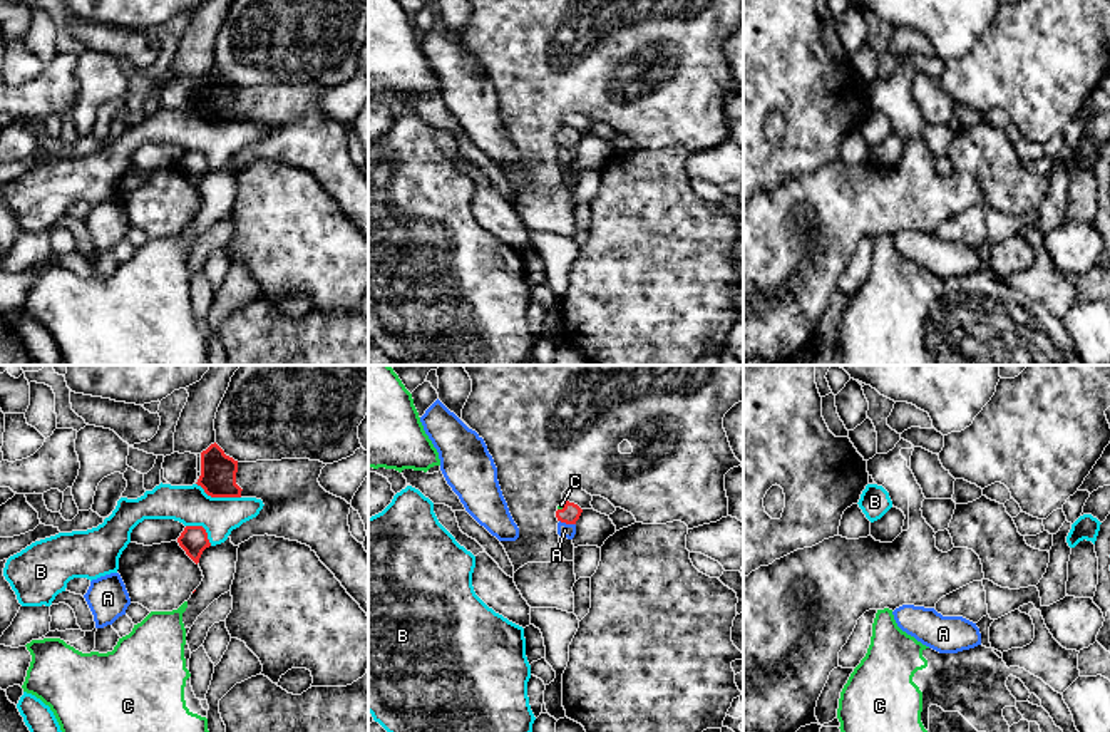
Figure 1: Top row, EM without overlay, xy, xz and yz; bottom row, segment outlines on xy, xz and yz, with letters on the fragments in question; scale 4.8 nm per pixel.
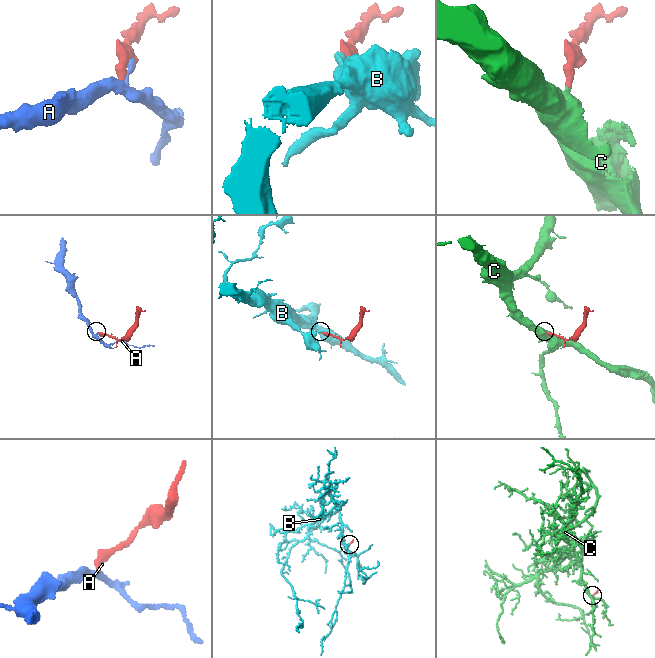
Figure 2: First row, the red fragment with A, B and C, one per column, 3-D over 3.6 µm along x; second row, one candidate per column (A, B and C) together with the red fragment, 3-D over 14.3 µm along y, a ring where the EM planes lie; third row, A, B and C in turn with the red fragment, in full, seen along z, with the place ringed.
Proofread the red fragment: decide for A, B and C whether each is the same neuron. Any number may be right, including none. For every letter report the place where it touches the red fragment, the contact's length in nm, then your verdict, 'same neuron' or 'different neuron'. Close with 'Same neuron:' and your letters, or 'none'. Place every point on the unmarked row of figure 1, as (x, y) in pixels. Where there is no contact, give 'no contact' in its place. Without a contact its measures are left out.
A: meets red in xz at (568, 148); contact 80 nm long; different neuron
B: meets red in xy at (218, 121); contact 220 nm long; different neuron
C: meets red in xz at (565, 131); contact 60 nm long; same neuron
Same neuron: C

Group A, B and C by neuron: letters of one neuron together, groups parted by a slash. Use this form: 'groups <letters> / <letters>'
groups A / B / C

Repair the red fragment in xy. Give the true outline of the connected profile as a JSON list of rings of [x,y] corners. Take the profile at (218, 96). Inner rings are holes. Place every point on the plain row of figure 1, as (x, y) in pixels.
[[[214,67],[201,77],[201,101],[196,109],[211,122],[241,122],[236,97],[238,85],[226,80]]]

